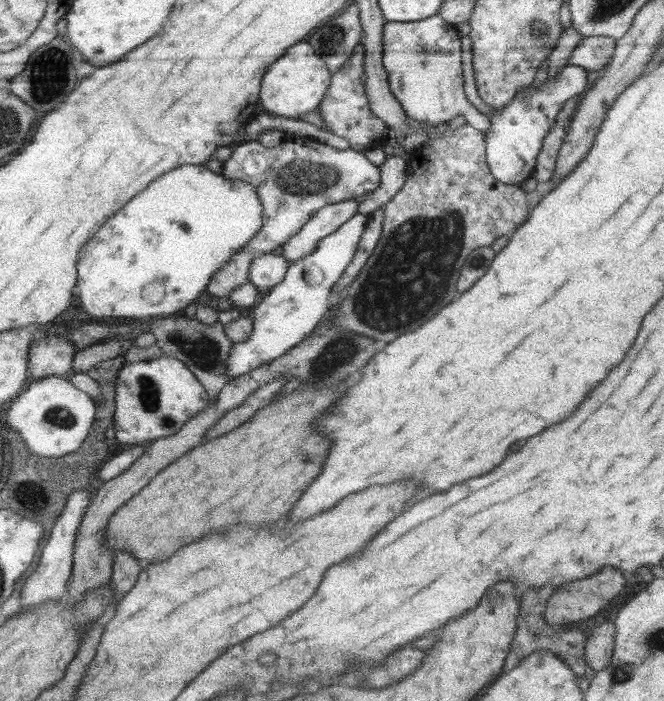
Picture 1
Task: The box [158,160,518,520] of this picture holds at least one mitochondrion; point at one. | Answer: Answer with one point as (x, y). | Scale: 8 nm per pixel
(412, 270)

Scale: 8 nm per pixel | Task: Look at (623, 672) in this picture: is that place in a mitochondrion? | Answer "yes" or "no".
yes

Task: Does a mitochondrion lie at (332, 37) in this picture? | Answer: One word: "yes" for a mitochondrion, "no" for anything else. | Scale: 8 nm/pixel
yes

